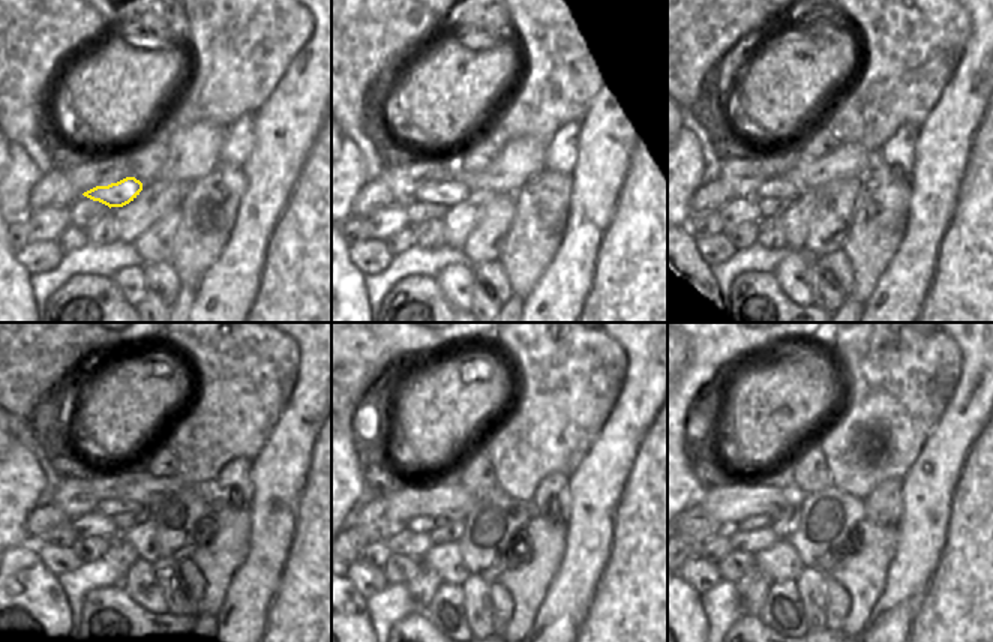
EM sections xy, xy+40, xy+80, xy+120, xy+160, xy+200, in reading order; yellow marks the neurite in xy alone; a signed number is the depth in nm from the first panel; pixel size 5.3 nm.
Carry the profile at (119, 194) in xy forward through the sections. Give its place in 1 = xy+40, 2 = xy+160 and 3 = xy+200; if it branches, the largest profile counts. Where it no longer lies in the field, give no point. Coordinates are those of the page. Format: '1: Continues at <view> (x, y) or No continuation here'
1: Continues at xy+40 (450, 192)
2: Continues at xy+160 (422, 524)
3: Continues at xy+200 (762, 521).

